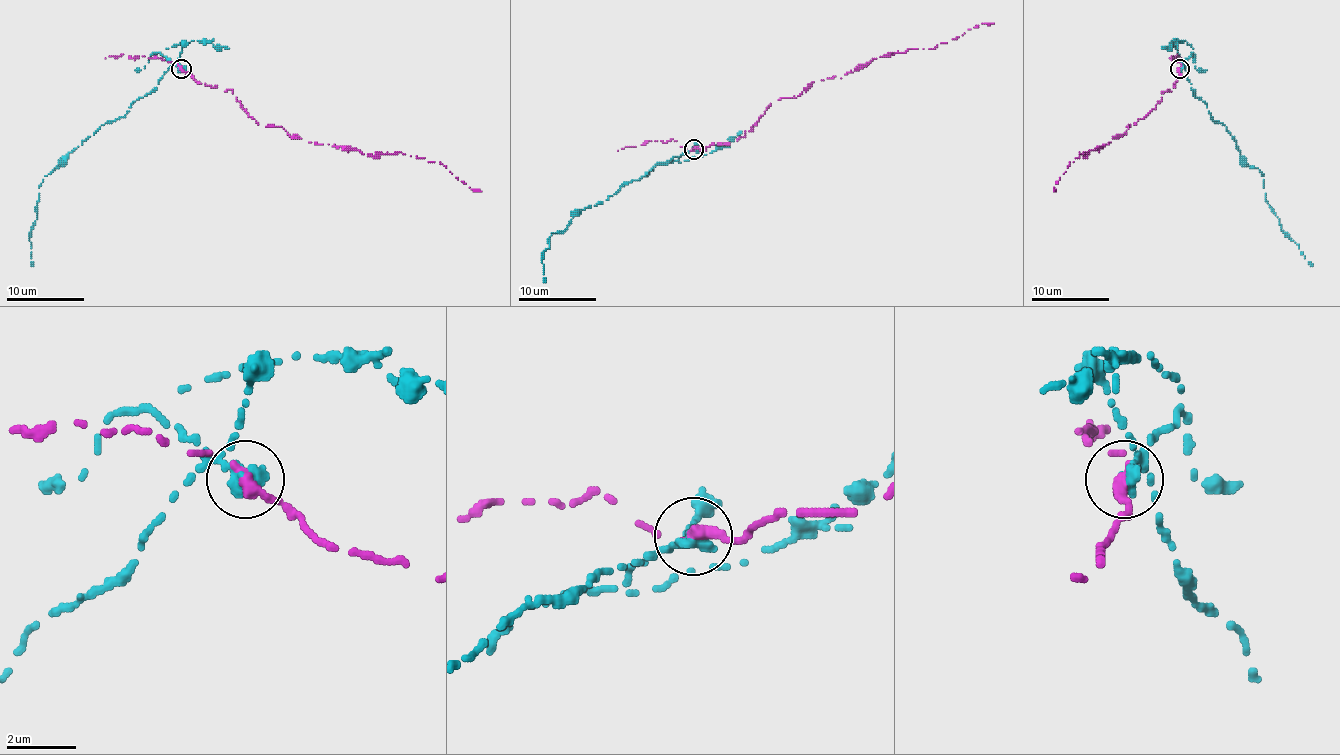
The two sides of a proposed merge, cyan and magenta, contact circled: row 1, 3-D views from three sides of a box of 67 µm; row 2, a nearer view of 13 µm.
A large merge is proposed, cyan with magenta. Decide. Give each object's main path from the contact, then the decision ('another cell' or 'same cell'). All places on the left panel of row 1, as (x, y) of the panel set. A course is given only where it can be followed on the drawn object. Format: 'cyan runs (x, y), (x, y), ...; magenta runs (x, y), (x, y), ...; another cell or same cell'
cyan runs (180, 68), (174, 64), (123, 117), (99, 127), (45, 176), (31, 230), (33, 266); magenta runs (182, 68), (201, 83), (231, 89), (258, 125), (373, 156), (401, 152), (440, 162), (481, 191); another cell

